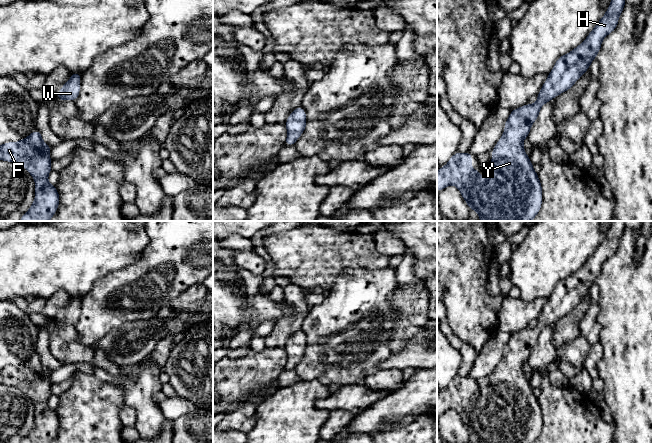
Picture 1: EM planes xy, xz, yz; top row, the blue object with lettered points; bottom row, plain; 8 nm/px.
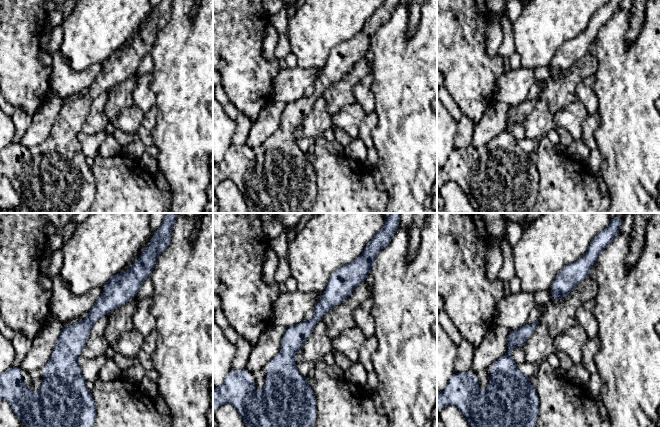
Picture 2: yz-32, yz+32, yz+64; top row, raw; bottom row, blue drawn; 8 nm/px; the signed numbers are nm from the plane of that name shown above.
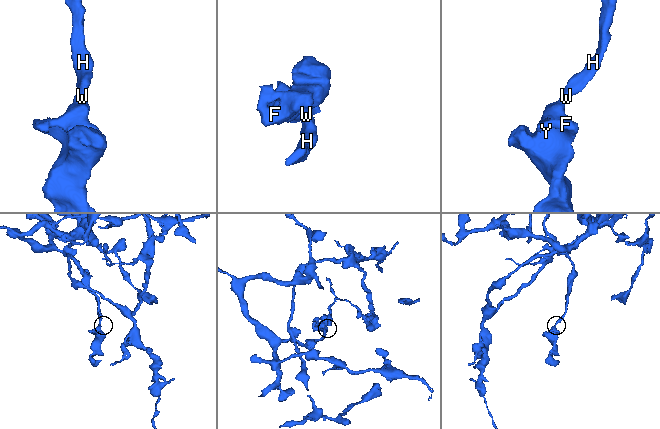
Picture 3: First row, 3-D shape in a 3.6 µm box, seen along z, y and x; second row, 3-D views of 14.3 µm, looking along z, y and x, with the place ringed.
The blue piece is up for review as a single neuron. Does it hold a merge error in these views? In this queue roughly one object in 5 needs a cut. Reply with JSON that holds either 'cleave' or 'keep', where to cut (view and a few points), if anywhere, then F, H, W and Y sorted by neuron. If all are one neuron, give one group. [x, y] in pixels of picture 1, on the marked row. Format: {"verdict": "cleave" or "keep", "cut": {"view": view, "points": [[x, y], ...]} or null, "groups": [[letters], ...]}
{"verdict": "keep", "cut": null, "groups": [["F", "H", "W", "Y"]]}

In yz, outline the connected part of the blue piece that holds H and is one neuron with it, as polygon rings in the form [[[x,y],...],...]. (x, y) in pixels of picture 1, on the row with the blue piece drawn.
[[[611,0],[606,13],[586,39],[556,60],[553,69],[547,75],[548,79],[537,95],[537,101],[511,111],[504,125],[505,132],[492,150],[488,173],[483,179],[480,178],[479,169],[476,171],[472,169],[472,154],[470,152],[456,152],[445,166],[439,168],[437,190],[440,192],[449,185],[456,186],[469,209],[477,212],[480,221],[531,221],[534,219],[539,213],[543,201],[542,185],[529,156],[525,153],[523,140],[528,137],[532,124],[539,116],[541,107],[559,94],[571,89],[589,69],[601,49],[603,39],[616,29],[625,4],[625,0]]]

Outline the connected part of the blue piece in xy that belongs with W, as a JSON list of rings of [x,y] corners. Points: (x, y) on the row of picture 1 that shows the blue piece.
[[[71,73],[71,78],[67,81],[59,92],[57,92],[57,96],[60,101],[70,100],[75,101],[80,93],[80,73]]]

